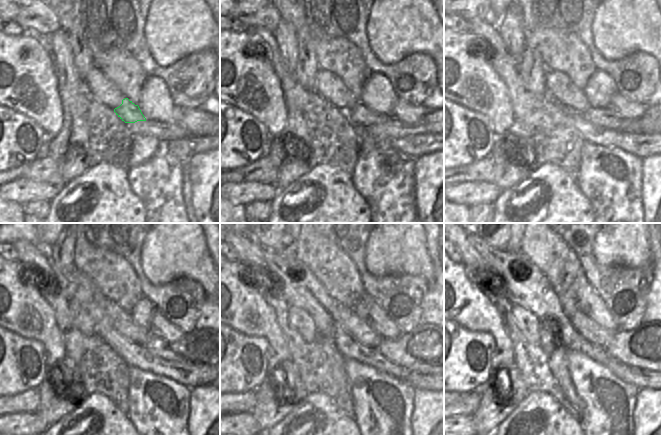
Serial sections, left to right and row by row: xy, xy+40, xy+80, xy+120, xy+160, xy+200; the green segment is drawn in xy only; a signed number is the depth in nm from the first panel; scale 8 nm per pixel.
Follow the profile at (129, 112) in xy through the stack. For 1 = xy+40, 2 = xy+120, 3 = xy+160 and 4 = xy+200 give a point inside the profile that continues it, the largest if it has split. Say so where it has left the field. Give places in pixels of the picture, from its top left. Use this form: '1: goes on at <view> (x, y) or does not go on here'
1: goes on at xy+40 (360, 115)
2: goes on at xy+120 (185, 349)
3: goes on at xy+160 (404, 350)
4: goes on at xy+200 (632, 349)

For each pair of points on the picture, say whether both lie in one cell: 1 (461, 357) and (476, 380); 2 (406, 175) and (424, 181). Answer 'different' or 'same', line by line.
1: same
2: different

